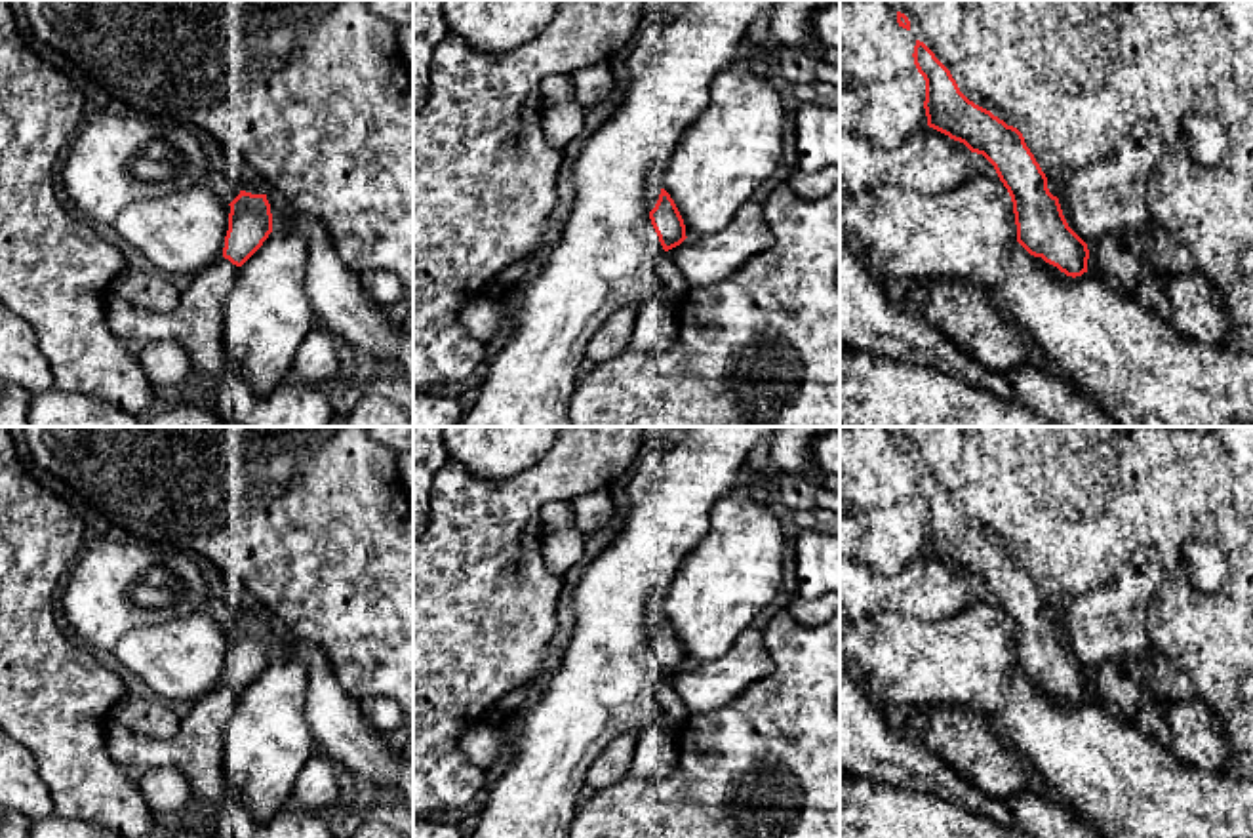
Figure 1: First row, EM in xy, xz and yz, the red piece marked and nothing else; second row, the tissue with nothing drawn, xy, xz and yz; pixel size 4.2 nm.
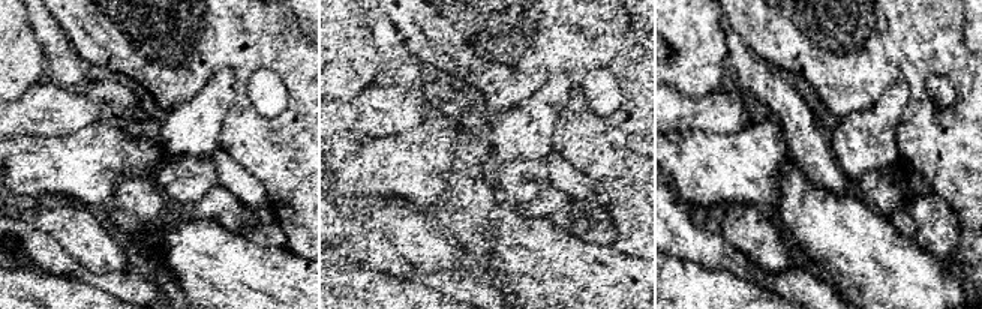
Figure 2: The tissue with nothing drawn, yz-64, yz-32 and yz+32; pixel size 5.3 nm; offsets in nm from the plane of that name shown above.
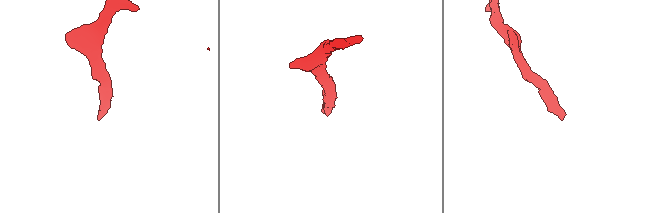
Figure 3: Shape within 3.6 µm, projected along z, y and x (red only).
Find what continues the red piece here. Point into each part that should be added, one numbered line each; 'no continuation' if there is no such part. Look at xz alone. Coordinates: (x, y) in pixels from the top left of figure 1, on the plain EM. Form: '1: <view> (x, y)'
1: xz (654, 612)

